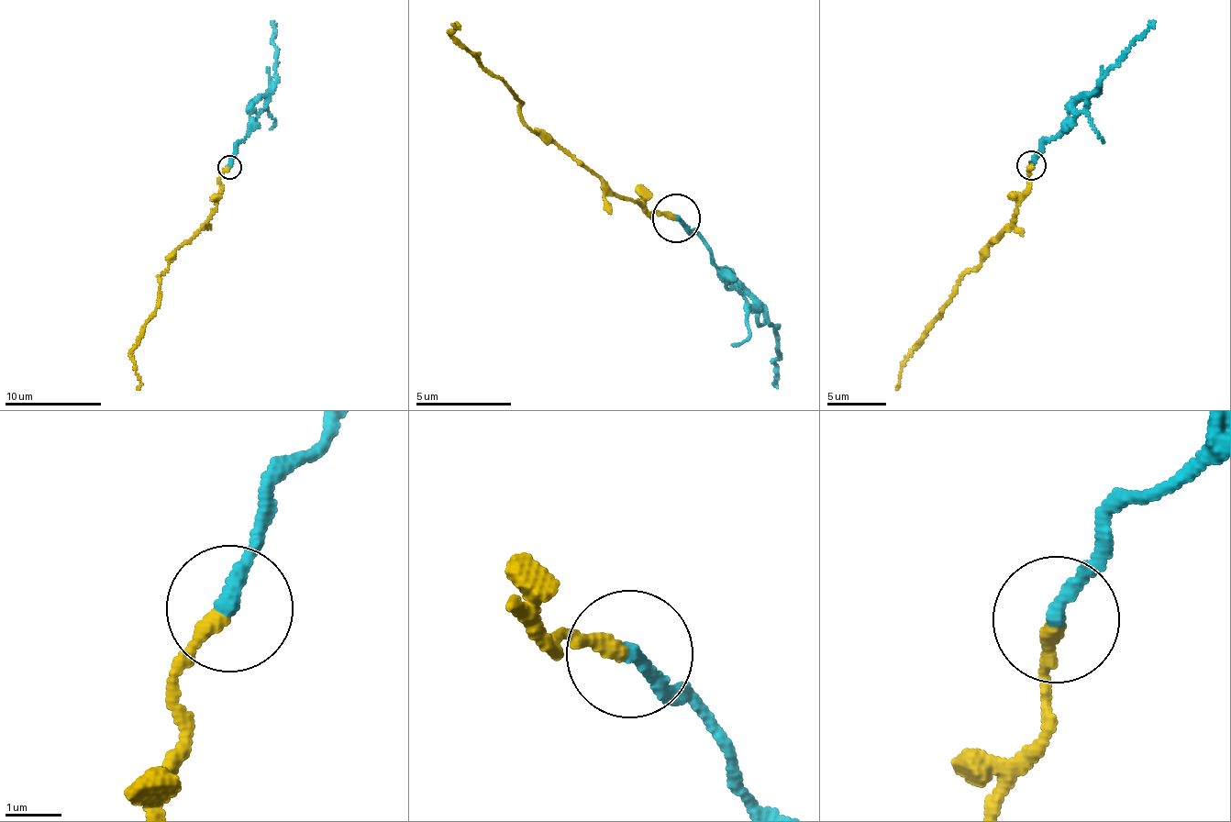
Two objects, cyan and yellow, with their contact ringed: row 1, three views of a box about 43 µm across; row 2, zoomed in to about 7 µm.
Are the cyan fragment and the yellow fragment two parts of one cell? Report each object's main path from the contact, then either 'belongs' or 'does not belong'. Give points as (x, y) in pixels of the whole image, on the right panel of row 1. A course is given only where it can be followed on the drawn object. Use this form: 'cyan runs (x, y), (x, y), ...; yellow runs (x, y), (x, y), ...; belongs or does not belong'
cyan runs (1030, 164), (1040, 148), (1100, 90), (1102, 76), (1122, 51), (1155, 21); yellow runs (1030, 167), (1027, 194), (1016, 214), (987, 248), (987, 256), (962, 276), (943, 312), (915, 347), (897, 389); does not belong

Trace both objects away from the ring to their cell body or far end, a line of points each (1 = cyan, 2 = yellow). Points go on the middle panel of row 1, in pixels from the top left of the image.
1: (676, 216), (744, 299), (761, 326), (773, 327), (782, 351), (776, 388)
2: (674, 217), (654, 210), (645, 216), (522, 124), (522, 103), (453, 36), (459, 27), (449, 25)

